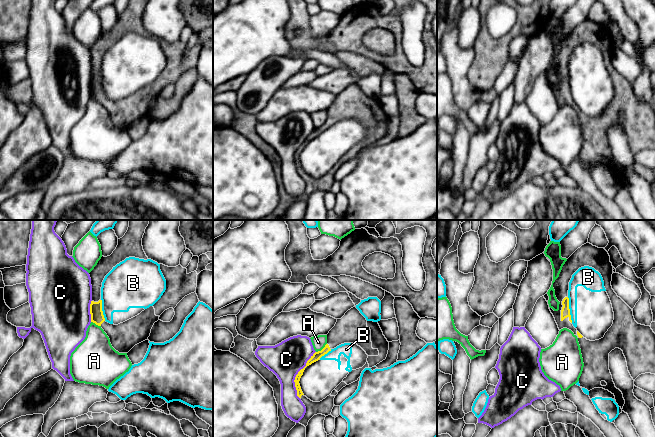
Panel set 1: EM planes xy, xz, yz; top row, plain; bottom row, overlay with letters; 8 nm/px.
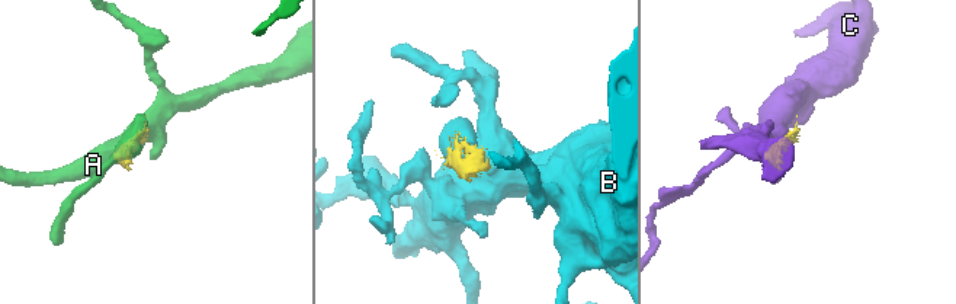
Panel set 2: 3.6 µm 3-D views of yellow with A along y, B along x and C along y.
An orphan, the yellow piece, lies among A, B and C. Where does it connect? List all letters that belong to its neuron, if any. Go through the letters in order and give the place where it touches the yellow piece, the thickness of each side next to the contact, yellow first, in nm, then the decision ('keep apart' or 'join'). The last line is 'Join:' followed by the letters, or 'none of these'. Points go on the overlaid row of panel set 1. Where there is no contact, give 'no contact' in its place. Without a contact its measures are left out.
A: xz (322, 349) | 70/110 nm | keep apart
B: yz (569, 310) | 80/100 nm | keep apart
C: xz (296, 375) | 70/280 nm | keep apart
Join: none of these

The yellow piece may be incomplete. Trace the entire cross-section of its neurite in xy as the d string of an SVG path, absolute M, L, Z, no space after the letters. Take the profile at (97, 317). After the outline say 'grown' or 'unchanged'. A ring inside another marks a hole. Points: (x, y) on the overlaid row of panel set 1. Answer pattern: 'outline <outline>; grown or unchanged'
outline M149 220L128 221L128 230L118 239L113 253L107 257L102 256L89 273L92 285L91 322L104 330L112 347L119 353L128 353L135 345L147 340L160 315L169 308L174 309L185 296L196 291L198 275L196 271L188 274L187 269L180 264L176 267L160 264L160 270L166 280L166 290L161 298L153 306L123 323L114 325L106 322L101 300L101 287L105 276L126 258L148 259L143 250L142 238Z; grown

